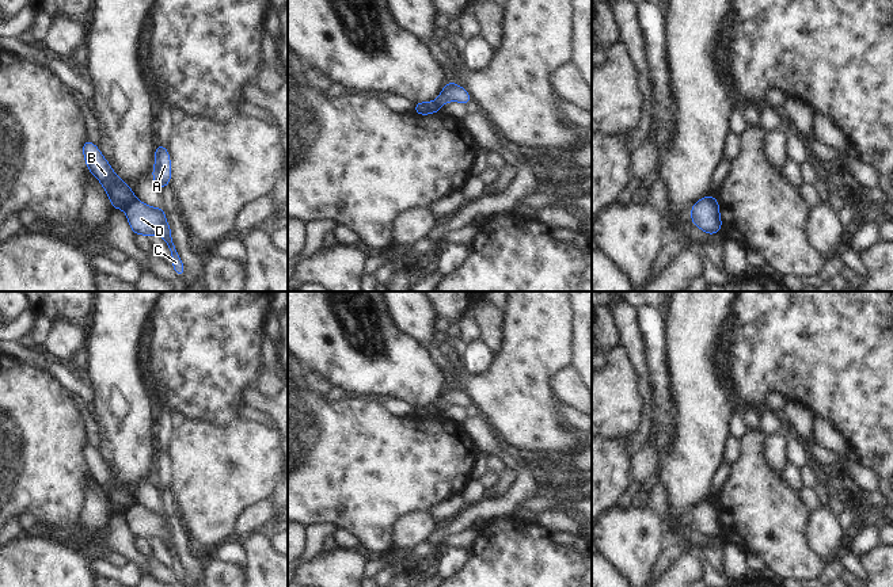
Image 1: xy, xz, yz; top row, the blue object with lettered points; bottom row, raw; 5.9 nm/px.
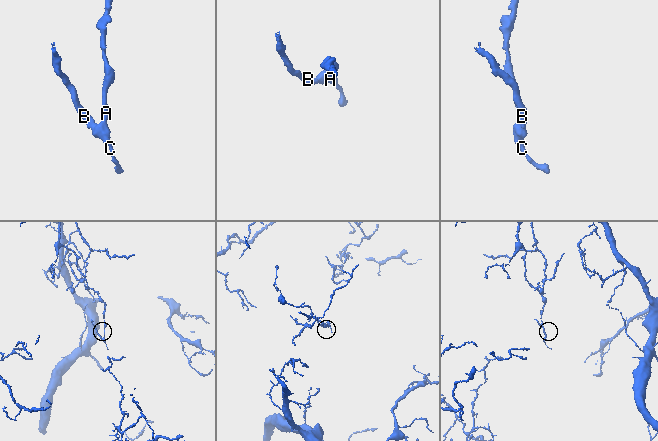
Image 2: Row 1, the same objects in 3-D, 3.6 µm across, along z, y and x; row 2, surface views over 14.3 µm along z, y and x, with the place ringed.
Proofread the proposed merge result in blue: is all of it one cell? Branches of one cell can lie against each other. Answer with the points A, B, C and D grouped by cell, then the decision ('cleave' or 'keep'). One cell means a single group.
A C D / B | cleave

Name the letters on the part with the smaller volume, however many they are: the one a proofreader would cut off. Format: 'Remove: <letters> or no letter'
Remove: B

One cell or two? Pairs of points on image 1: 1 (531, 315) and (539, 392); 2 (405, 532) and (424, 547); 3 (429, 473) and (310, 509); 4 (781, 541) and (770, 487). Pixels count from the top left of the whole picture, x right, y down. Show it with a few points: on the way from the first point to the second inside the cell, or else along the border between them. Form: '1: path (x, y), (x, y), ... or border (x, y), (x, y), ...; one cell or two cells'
1: path (531, 334), (532, 373); one cell
2: border (425, 540), (409, 551); two cells
3: path (399, 473), (345, 473), (339, 479); one cell
4: path (774, 528), (770, 521), (770, 500); one cell

